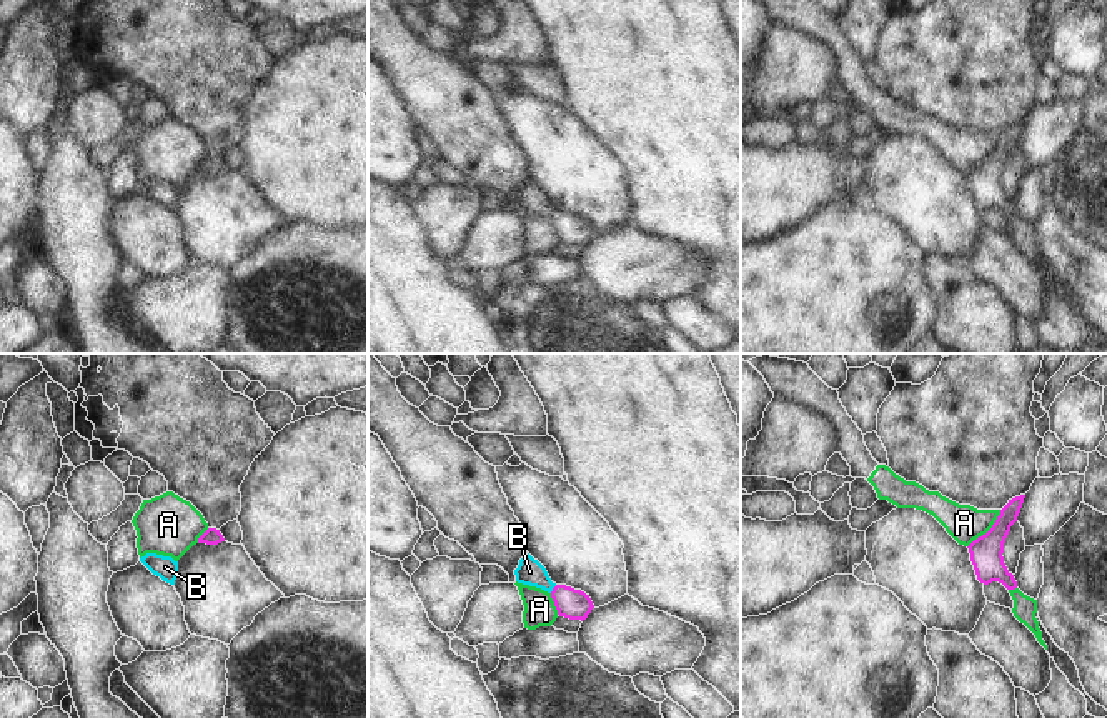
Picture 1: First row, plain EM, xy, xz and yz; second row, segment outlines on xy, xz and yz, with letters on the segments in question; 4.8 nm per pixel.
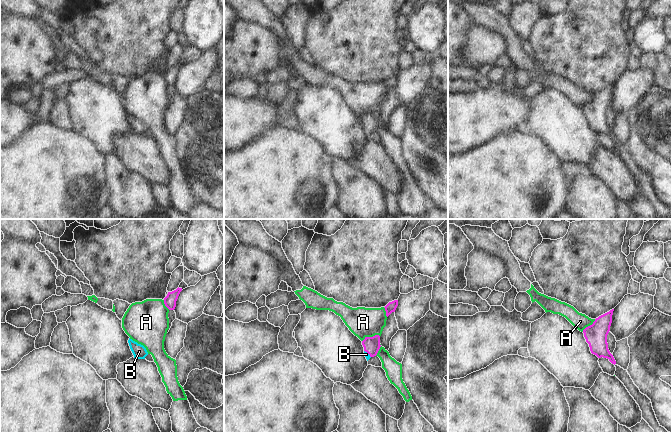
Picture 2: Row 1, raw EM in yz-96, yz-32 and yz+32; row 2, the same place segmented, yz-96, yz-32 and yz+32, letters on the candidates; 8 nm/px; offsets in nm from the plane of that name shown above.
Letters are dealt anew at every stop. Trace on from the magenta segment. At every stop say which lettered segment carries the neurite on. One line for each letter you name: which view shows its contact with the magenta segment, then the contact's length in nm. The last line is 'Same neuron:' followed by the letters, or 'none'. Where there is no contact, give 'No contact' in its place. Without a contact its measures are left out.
B: Touches magenta in xz. Shared border 50 nm
Same neuron: B

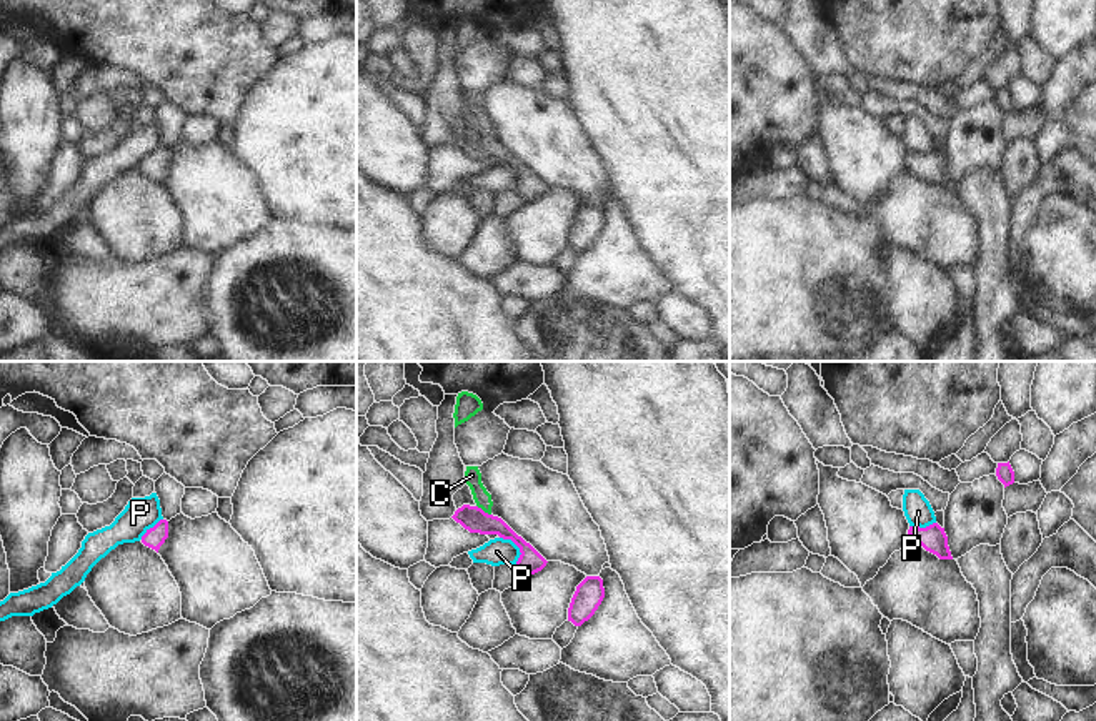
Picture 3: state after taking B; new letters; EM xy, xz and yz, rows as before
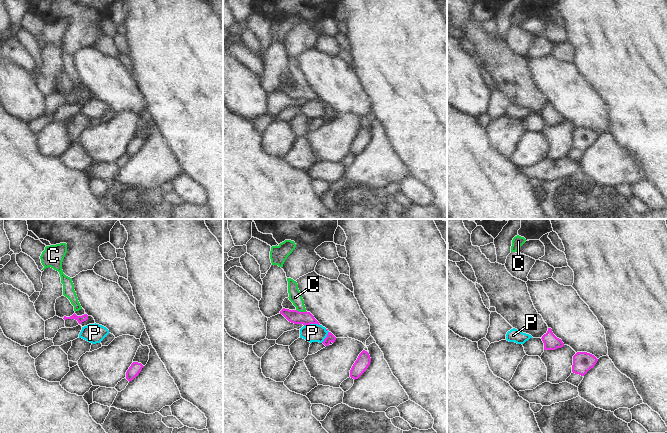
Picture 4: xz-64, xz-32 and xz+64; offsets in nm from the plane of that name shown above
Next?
C: Touches magenta in xz. Shared border 90 nm
Same neuron: C

